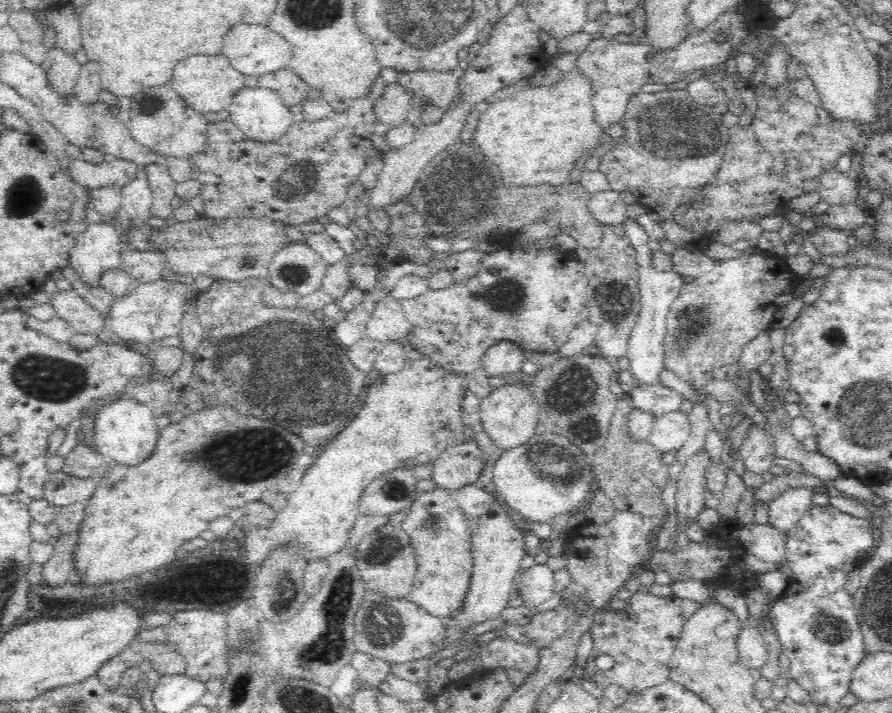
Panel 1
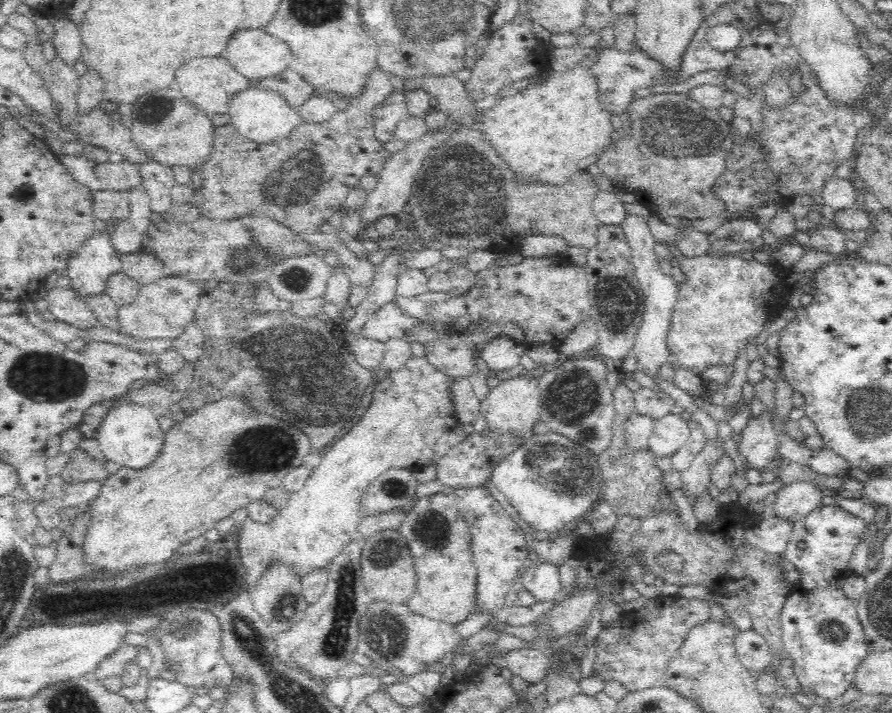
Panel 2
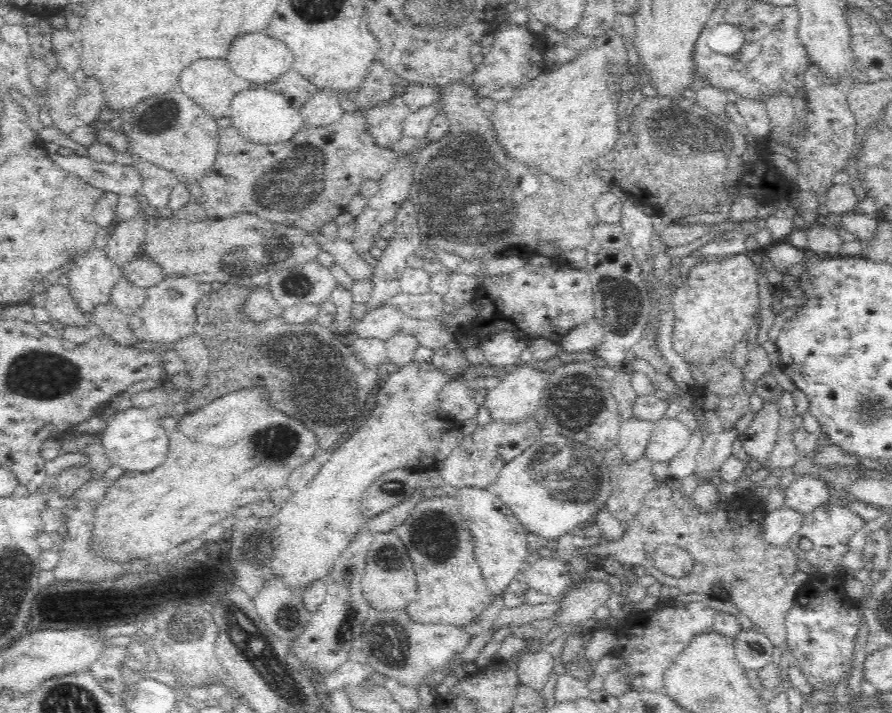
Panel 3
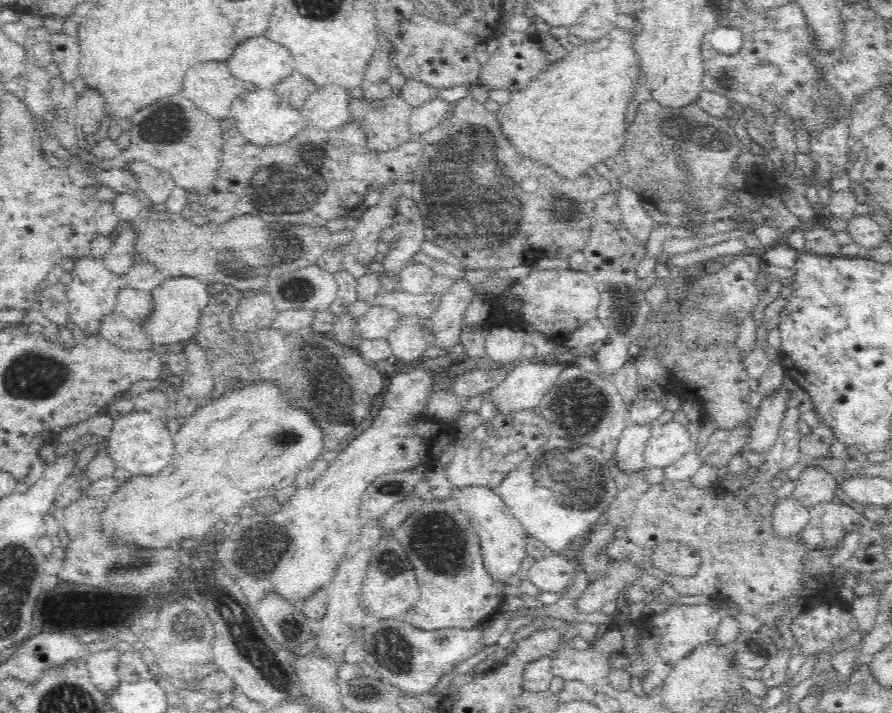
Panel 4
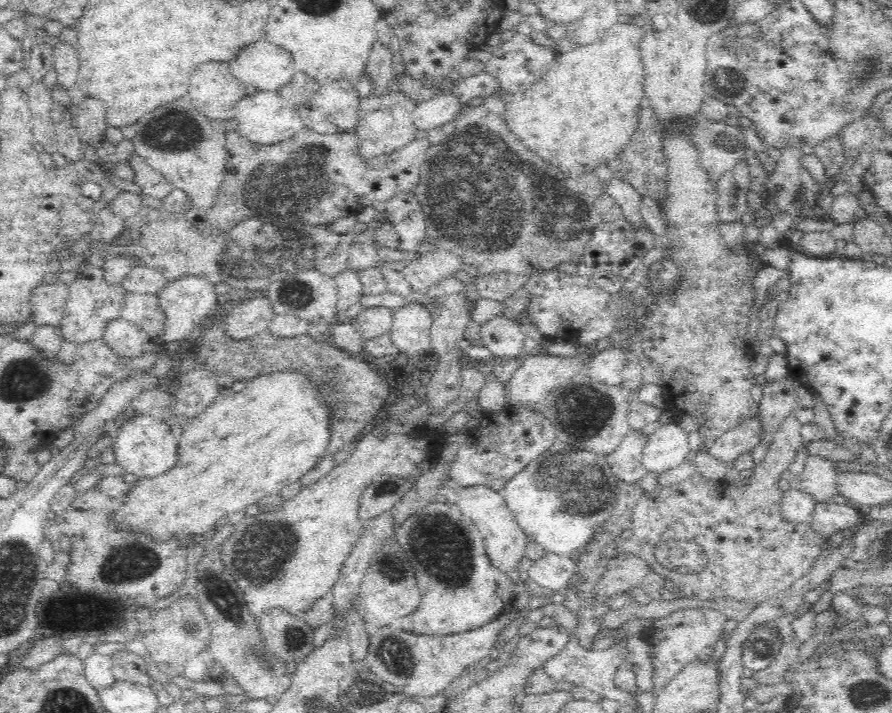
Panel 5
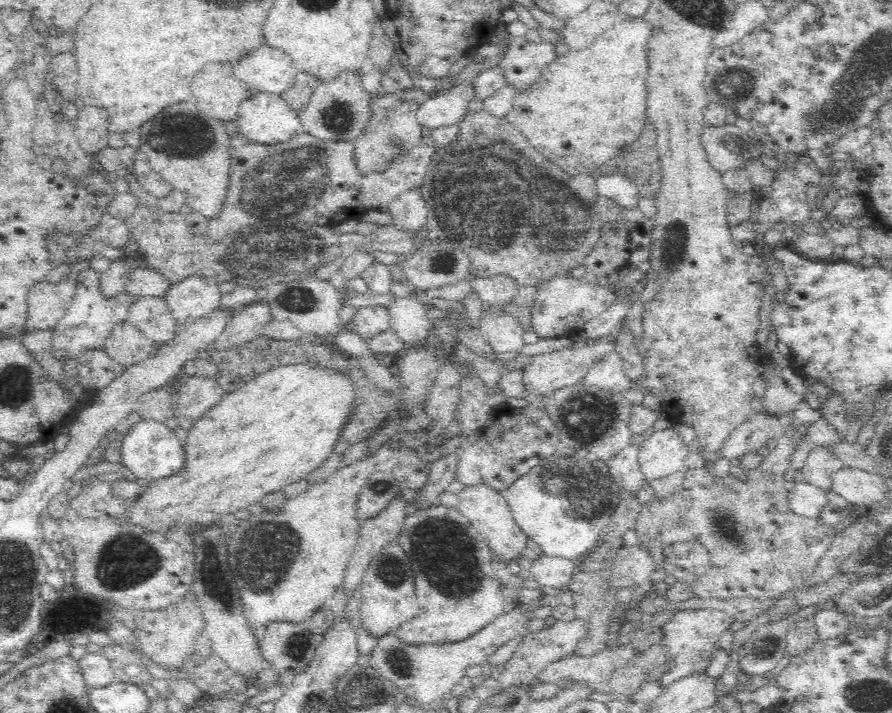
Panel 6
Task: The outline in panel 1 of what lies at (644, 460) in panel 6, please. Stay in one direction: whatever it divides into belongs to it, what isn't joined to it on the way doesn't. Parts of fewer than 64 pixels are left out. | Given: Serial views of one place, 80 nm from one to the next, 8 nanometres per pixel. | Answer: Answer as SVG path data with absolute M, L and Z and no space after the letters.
M678 410L656 417L647 440L663 455L684 446L689 440L690 430L688 414Z

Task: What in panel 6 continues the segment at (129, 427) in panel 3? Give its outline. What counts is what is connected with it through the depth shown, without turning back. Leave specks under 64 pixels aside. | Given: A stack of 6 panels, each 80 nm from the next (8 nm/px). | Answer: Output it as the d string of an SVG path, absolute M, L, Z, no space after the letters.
M141 421L127 430L120 448L122 464L138 478L146 480L160 480L180 474L186 468L186 452L183 440L176 438L176 434L164 423L157 421Z

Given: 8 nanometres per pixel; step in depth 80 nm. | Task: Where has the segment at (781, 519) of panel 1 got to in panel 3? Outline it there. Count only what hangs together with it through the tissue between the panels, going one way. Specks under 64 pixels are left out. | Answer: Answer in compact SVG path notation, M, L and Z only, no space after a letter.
M804 473L797 476L785 491L784 502L781 506L792 507L806 514L824 503L836 493L828 481L816 475Z

